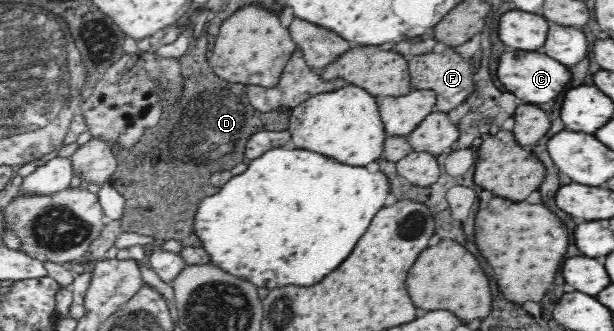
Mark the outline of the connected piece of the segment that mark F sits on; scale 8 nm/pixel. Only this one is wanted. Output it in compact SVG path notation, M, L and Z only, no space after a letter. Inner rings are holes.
M454 48L441 54L431 52L414 56L408 61L408 70L413 90L429 89L437 93L436 106L434 107L437 112L449 114L473 93L475 86L473 65L455 53Z

